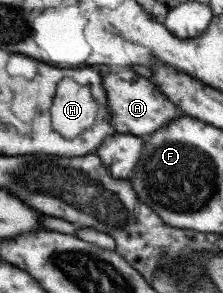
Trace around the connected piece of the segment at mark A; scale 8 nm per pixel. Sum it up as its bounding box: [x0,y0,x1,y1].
[101,67,181,136]

